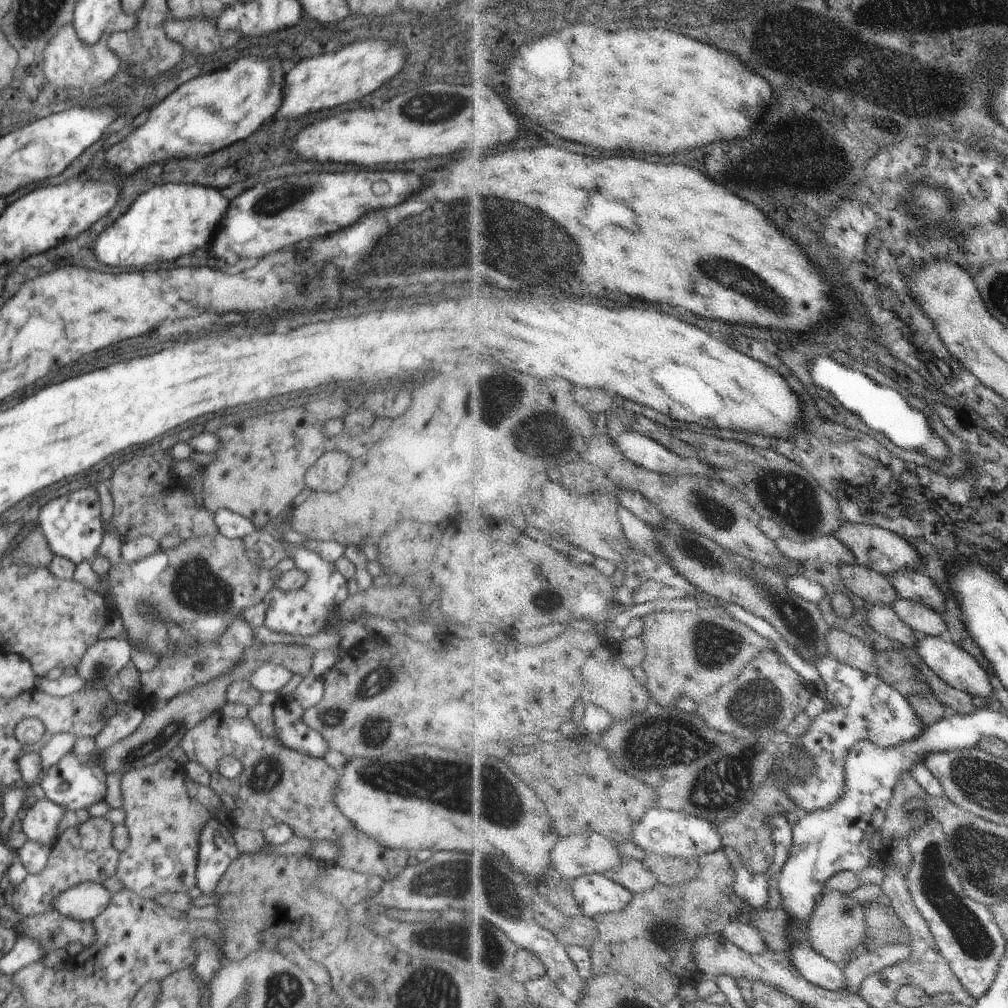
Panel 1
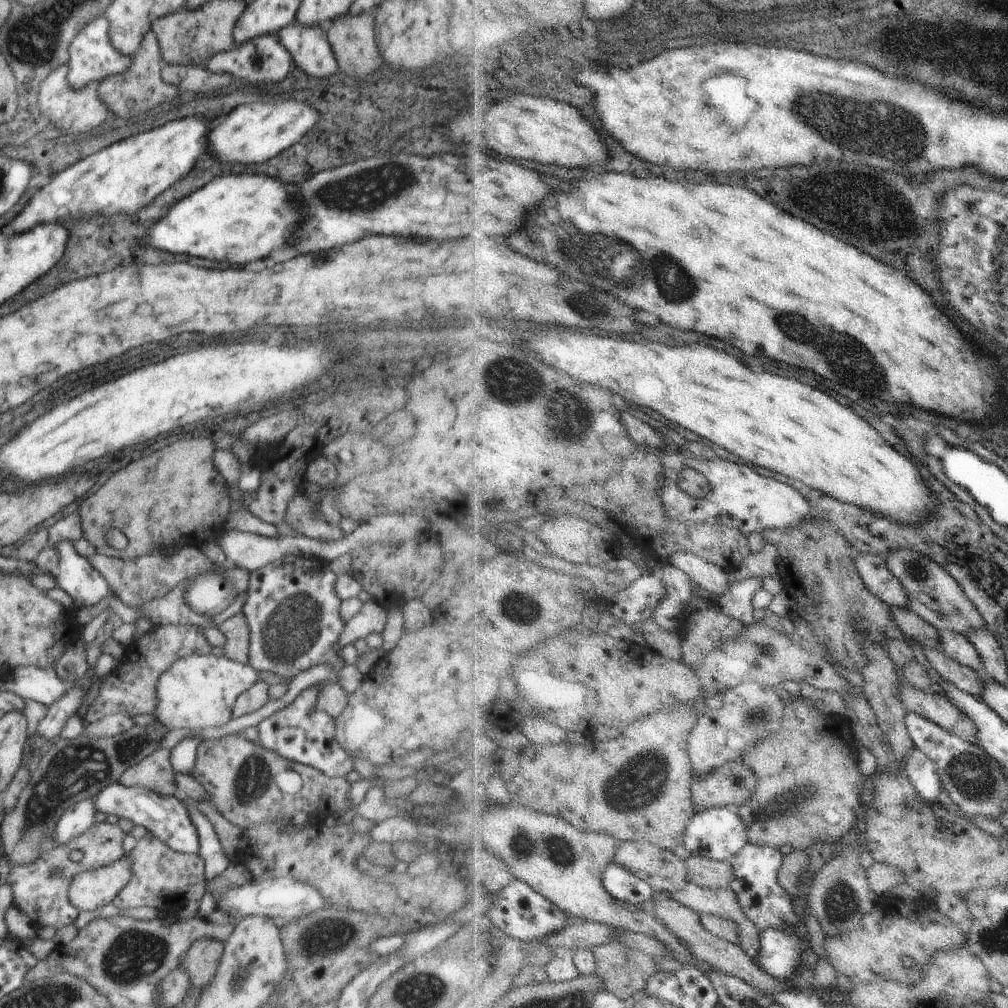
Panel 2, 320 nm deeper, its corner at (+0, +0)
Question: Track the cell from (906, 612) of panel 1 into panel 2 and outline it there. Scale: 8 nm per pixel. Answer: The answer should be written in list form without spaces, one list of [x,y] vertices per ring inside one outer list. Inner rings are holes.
[[[938,631],[941,638],[941,648],[944,654],[961,665],[970,667],[975,671],[982,671],[983,662],[966,636],[954,631]]]

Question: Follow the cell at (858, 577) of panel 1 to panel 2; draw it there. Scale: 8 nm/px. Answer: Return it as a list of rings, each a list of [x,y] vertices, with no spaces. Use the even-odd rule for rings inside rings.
[[[892,607],[891,612],[900,628],[913,637],[916,643],[919,643],[922,647],[943,652],[937,628],[920,618],[912,608]]]

